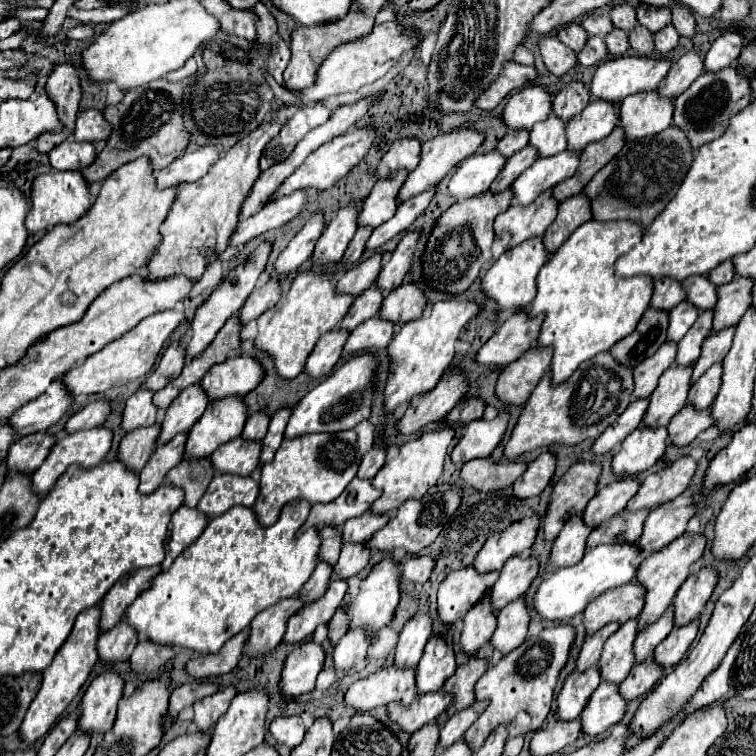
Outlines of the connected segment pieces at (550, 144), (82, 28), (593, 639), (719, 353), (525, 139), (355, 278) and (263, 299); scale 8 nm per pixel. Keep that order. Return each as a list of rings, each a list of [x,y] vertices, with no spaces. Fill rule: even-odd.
[[[549,114],[547,120],[531,128],[531,144],[537,146],[539,156],[553,156],[563,152],[567,148],[565,122],[559,116]]]
[[[79,24],[67,32],[67,38],[93,38],[93,36],[95,36],[95,32],[93,32],[91,24]]]
[[[611,622],[611,624],[603,626],[601,630],[597,630],[593,636],[585,638],[585,644],[583,644],[583,648],[581,648],[581,654],[579,654],[579,658],[577,658],[577,670],[579,670],[579,672],[585,672],[587,668],[593,668],[593,666],[597,664],[605,640],[607,640],[613,632],[617,632],[617,628],[619,628],[619,624],[617,624],[617,622]]]
[[[729,326],[729,328],[723,328],[721,332],[713,332],[707,336],[707,340],[703,342],[701,356],[693,368],[693,378],[691,378],[693,382],[699,380],[715,362],[721,362],[725,358],[725,354],[731,348],[733,334],[735,334],[735,326]]]
[[[525,130],[525,132],[507,132],[503,138],[501,138],[501,142],[497,144],[497,150],[505,156],[505,158],[509,158],[509,156],[513,156],[515,152],[519,152],[521,148],[525,148],[529,144],[529,130]]]
[[[373,254],[367,260],[351,266],[337,282],[337,292],[357,296],[359,292],[367,290],[369,284],[377,282],[377,276],[381,272],[381,254]]]
[[[271,276],[261,288],[257,288],[255,292],[251,292],[251,296],[247,298],[247,302],[245,302],[243,308],[239,310],[243,326],[245,326],[247,322],[259,318],[265,310],[273,308],[279,298],[281,298],[281,282],[279,282],[279,278]]]

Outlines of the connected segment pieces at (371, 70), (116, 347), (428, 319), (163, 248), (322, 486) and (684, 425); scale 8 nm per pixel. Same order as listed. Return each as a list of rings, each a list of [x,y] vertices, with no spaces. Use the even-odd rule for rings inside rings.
[[[397,22],[375,24],[371,34],[361,36],[353,42],[341,44],[333,52],[329,52],[329,56],[325,56],[325,60],[317,68],[315,84],[309,88],[303,88],[301,92],[293,92],[293,94],[301,100],[301,106],[307,106],[309,102],[321,102],[335,94],[357,92],[359,88],[381,78],[389,70],[389,66],[393,66],[405,52],[413,52],[417,40],[419,40],[417,34],[401,30],[401,26],[397,26]]]
[[[165,310],[159,314],[153,314],[145,320],[141,320],[133,330],[125,332],[125,336],[109,342],[103,350],[89,356],[83,364],[79,362],[71,372],[67,372],[61,382],[65,384],[67,392],[71,396],[79,394],[101,394],[113,386],[123,386],[131,380],[137,380],[139,376],[145,376],[153,370],[153,364],[157,360],[157,354],[161,352],[165,340],[171,336],[171,332],[183,322],[183,314],[175,310]]]
[[[441,300],[431,306],[427,316],[405,322],[401,330],[393,336],[389,344],[391,356],[391,376],[385,388],[385,410],[393,412],[403,402],[411,402],[413,396],[429,392],[441,378],[443,370],[451,364],[455,356],[455,342],[461,332],[481,310],[481,304],[473,300]]]
[[[273,116],[271,122],[263,122],[245,138],[245,142],[239,140],[235,146],[231,146],[227,154],[221,160],[217,160],[213,168],[209,168],[207,176],[193,184],[183,184],[181,188],[177,188],[173,206],[159,228],[161,244],[147,262],[149,280],[165,280],[169,276],[179,274],[189,276],[189,280],[199,280],[205,268],[225,252],[229,236],[239,222],[239,212],[245,194],[251,192],[259,176],[261,152],[265,144],[271,138],[275,138],[281,130],[281,124],[277,124],[275,118],[277,116]]]
[[[335,432],[335,434],[305,434],[297,440],[283,440],[275,458],[261,466],[261,494],[253,506],[259,522],[271,526],[281,508],[297,498],[305,498],[311,504],[325,504],[335,500],[345,486],[355,478],[361,462],[357,450],[357,432]]]
[[[687,404],[677,416],[673,416],[667,426],[669,442],[673,446],[687,446],[699,436],[699,432],[707,430],[709,426],[713,426],[713,416],[709,416],[709,408],[697,410],[695,406]]]

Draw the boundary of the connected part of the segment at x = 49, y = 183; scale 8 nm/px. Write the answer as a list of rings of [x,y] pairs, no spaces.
[[[49,172],[49,174],[39,174],[33,184],[31,184],[31,210],[25,218],[25,228],[29,234],[35,234],[39,230],[49,230],[55,224],[63,222],[73,222],[79,220],[89,210],[89,184],[79,172]]]

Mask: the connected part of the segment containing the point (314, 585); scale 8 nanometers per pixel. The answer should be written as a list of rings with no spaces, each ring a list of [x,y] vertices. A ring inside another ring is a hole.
[[[319,562],[317,564],[313,576],[307,580],[307,584],[301,590],[301,596],[303,596],[305,604],[309,604],[309,602],[313,602],[313,600],[317,600],[317,598],[321,598],[325,594],[327,586],[331,582],[329,580],[331,578],[331,572],[333,572],[331,564],[327,564],[327,562]]]

